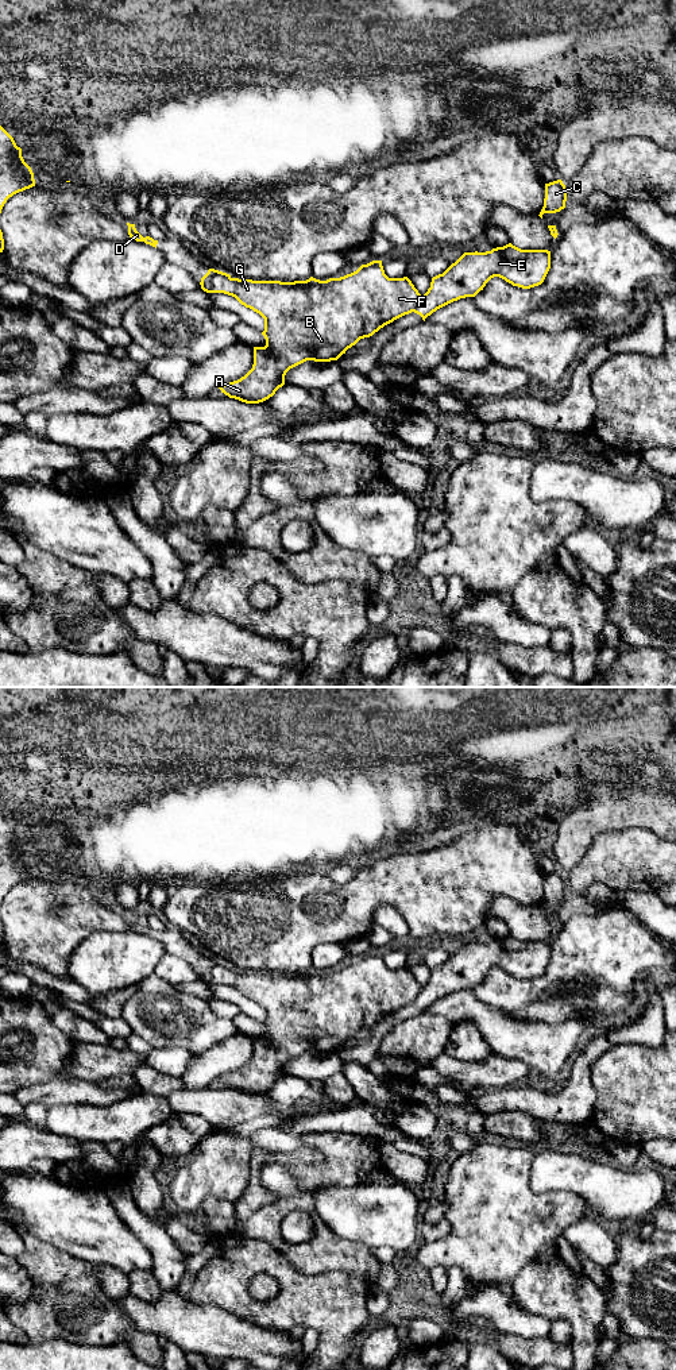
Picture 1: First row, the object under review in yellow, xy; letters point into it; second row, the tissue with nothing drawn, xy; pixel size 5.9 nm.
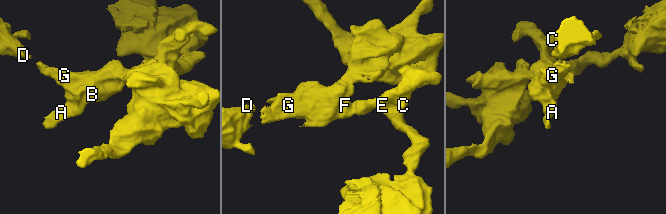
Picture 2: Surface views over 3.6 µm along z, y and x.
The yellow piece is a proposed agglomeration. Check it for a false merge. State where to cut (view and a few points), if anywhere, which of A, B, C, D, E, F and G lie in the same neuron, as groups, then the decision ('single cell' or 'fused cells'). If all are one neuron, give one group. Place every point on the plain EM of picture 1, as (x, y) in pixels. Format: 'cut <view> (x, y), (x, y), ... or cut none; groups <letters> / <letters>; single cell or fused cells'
cut xy (423, 987), (412, 1002); groups A B D F G / C E; fused cells

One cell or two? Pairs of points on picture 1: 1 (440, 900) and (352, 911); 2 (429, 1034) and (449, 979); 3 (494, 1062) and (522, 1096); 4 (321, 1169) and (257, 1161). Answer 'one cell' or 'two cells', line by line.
1: one cell
2: two cells
3: two cells
4: one cell

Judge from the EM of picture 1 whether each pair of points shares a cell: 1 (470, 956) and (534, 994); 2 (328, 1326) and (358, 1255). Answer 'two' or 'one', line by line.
1: two
2: two

